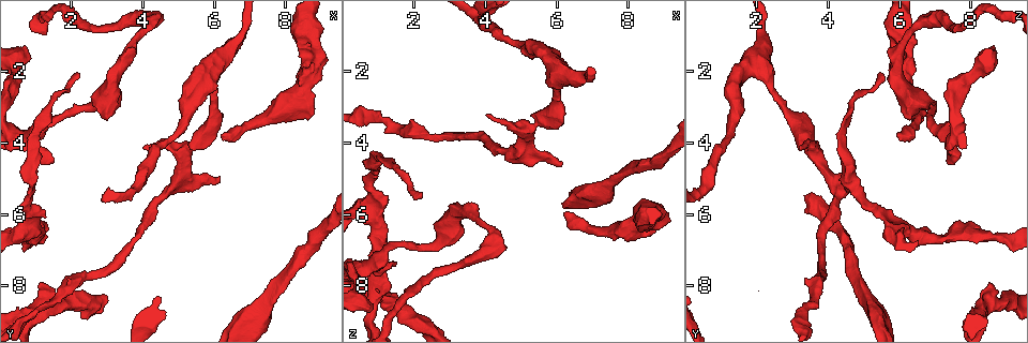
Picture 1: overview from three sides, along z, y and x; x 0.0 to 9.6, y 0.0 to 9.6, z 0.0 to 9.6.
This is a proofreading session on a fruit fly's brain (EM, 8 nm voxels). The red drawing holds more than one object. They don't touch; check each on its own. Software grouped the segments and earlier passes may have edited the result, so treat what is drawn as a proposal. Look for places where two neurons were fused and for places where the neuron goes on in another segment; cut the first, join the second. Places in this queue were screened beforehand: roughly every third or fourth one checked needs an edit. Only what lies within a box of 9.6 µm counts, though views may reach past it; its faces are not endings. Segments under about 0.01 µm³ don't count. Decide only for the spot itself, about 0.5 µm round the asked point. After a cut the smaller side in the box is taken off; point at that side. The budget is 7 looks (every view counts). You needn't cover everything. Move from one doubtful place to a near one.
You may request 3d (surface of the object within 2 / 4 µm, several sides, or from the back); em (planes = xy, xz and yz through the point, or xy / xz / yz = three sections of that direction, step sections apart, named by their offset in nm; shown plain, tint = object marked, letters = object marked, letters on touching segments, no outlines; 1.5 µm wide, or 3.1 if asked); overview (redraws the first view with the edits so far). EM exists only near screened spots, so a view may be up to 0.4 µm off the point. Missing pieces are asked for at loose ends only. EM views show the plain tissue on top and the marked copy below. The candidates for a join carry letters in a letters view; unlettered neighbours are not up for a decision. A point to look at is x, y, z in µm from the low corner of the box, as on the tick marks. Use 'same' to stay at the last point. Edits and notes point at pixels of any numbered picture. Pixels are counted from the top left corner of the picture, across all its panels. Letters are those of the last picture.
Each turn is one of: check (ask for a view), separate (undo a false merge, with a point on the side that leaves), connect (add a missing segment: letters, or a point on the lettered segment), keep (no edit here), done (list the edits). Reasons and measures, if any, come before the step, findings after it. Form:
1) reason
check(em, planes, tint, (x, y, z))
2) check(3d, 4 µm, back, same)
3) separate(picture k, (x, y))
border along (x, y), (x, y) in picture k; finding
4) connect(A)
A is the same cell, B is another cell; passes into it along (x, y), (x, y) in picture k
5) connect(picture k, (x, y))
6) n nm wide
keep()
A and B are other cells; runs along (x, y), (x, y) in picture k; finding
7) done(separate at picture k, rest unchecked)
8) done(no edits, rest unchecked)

arms part here
check(em, planes, tint, (0.80, 3.80, 7.45))

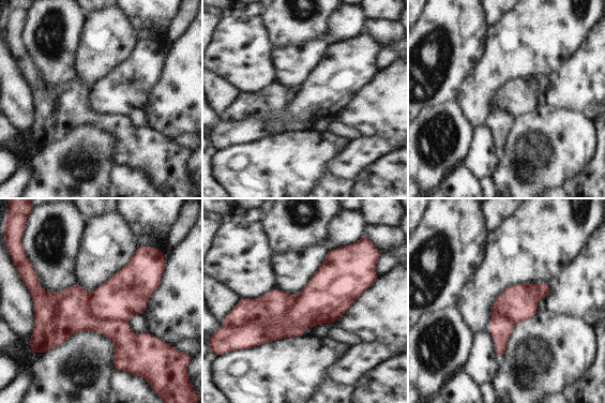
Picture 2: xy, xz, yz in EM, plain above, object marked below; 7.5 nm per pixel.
check(em, planes, letters, same)

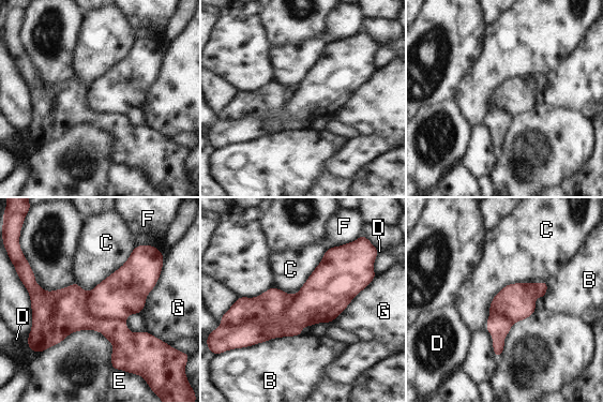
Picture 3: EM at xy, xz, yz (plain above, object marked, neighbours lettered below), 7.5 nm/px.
280 nm wide
separate(picture 3, (65, 311))
B, C, D, E, F and G are other cells; a second neuron is stuck on

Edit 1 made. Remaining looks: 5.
sudden change in width
check(3d, 4 µm, (5.30, 4.05, 3.60))

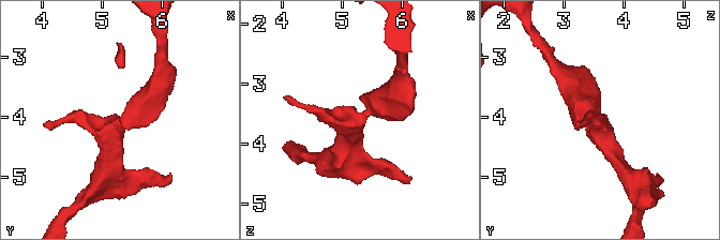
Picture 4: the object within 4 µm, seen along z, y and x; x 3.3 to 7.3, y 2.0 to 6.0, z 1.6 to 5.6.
3 arms; arms of 220, 240, 400 nm; now the EM
check(em, xz, step 8, tint, same)

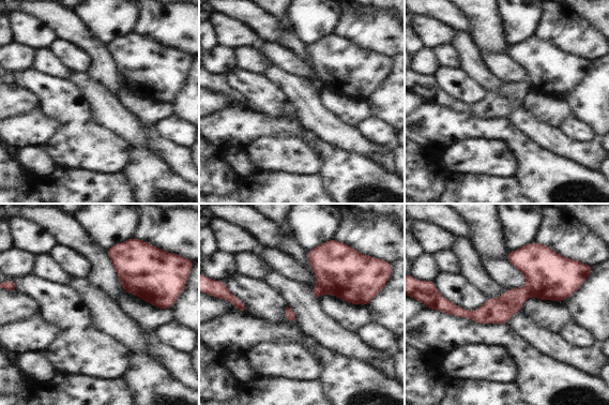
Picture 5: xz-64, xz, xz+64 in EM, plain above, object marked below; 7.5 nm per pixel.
another direction
check(em, xy, step 4, letters, same)

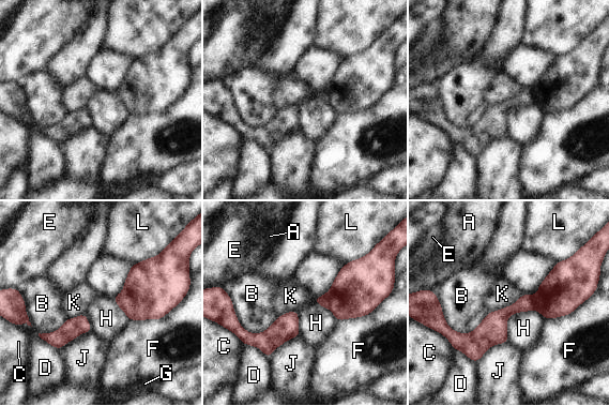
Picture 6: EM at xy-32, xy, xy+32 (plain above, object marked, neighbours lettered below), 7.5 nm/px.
130 nm wide; B touches over 380 nm
separate(picture 6, (563, 289))
A, B, C, D, E, F, G, H, J, K and L are other cells; a second neuron is stuck on

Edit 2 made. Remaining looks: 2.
done(separate at picture 3, separate at picture 6, rest unchecked)

